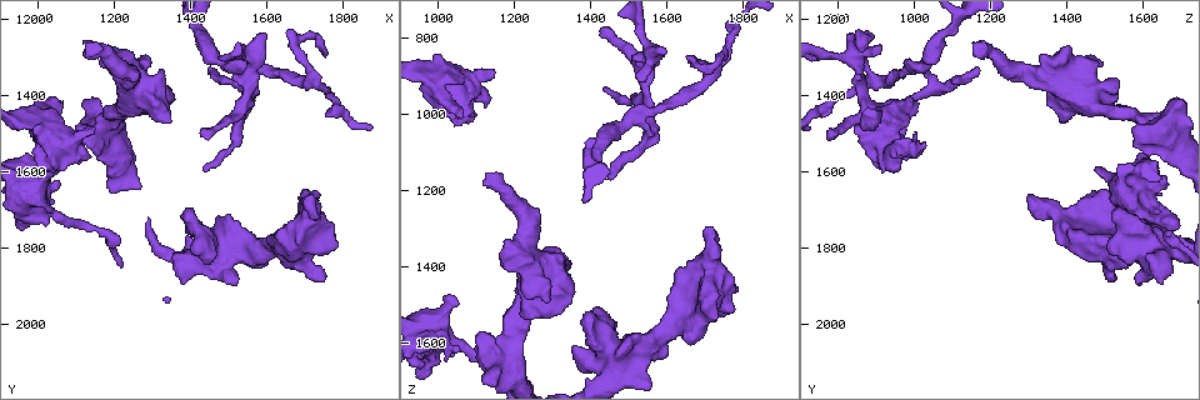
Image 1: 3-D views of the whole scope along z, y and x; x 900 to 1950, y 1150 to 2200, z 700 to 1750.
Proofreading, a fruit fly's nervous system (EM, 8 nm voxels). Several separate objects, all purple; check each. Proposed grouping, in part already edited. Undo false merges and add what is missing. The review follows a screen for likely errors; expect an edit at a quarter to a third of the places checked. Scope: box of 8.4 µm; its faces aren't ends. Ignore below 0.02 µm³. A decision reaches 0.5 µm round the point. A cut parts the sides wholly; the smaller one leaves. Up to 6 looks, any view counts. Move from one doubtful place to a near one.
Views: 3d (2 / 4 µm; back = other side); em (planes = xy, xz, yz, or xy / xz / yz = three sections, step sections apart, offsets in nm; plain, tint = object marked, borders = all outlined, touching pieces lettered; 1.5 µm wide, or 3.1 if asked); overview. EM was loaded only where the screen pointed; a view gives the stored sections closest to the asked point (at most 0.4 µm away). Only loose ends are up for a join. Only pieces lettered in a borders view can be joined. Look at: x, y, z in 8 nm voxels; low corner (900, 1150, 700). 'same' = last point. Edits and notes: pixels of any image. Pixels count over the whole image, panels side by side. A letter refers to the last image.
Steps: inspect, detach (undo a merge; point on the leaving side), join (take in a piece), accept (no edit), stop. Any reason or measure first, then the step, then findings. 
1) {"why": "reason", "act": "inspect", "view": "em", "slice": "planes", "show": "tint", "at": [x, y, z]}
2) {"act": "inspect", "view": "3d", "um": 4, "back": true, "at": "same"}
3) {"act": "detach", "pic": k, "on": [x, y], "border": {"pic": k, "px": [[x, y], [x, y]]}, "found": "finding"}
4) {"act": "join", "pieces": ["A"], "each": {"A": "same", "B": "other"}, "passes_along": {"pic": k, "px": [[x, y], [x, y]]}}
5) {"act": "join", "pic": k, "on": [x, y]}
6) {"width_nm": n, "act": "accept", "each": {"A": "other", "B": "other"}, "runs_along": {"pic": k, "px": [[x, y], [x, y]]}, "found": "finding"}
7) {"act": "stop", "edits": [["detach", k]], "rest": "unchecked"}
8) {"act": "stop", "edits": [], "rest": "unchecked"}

{"why": "sudden change in width", "act": "inspect", "view": "3d", "um": 4, "at": [1515, 1330, 1010]}

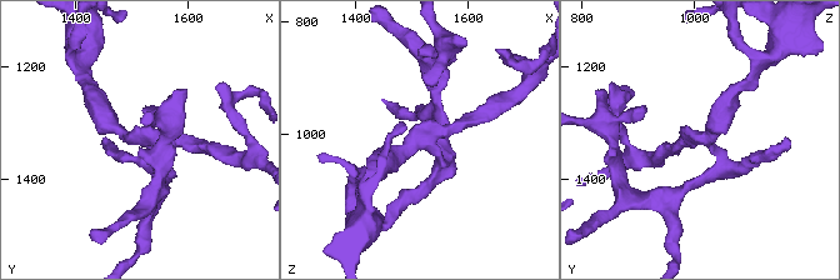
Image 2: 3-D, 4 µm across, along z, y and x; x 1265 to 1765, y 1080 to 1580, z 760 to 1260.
{"why": "shape alone is not enough", "act": "inspect", "view": "em", "slice": "yz", "step": 8, "show": "borders", "at": [1505, 1325, 1020]}

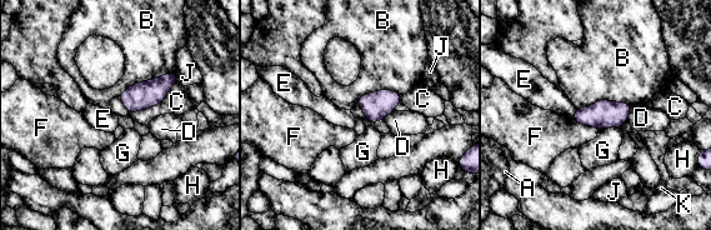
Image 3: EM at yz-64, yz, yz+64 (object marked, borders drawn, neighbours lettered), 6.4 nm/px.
{"width_nm": 180, "act": "accept", "each": {"A": "other", "B": "other", "C": "other", "D": "other", "E": "other", "F": "other", "G": "other", "H": "other", "J": "other", "K": "other"}, "found": "all the same neuron"}

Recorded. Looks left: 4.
{"why": "thin neck", "act": "inspect", "view": "3d", "um": 4, "at": [1135, 1745, 1665]}

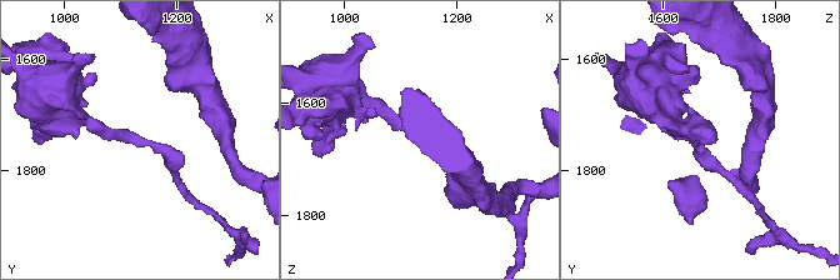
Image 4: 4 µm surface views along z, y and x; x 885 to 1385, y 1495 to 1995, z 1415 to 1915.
{"why": "need the tissue", "act": "inspect", "view": "em", "slice": "planes", "show": "plain", "at": [1135, 1745, 1660]}

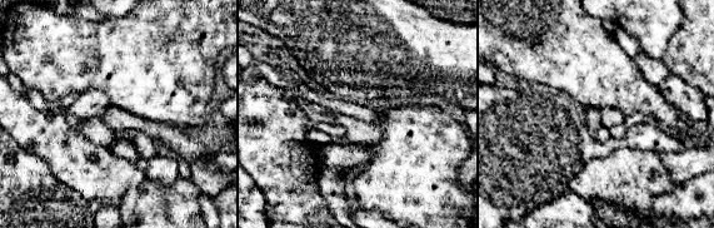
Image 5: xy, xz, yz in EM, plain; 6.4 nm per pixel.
{"act": "inspect", "view": "em", "slice": "planes", "show": "borders", "at": "same"}

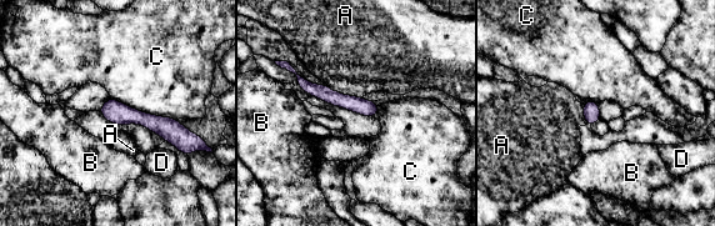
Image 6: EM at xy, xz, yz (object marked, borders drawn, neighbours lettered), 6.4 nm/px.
{"act": "accept", "each": {"A": "other", "B": "other", "C": "other", "D": "other"}, "runs_along": {"pic": 6, "px": [[104, 110], [139, 116], [186, 136]]}, "found": "all the same neuron"}

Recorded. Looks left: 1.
{"act": "stop", "edits": [], "rest": "unchecked"}

